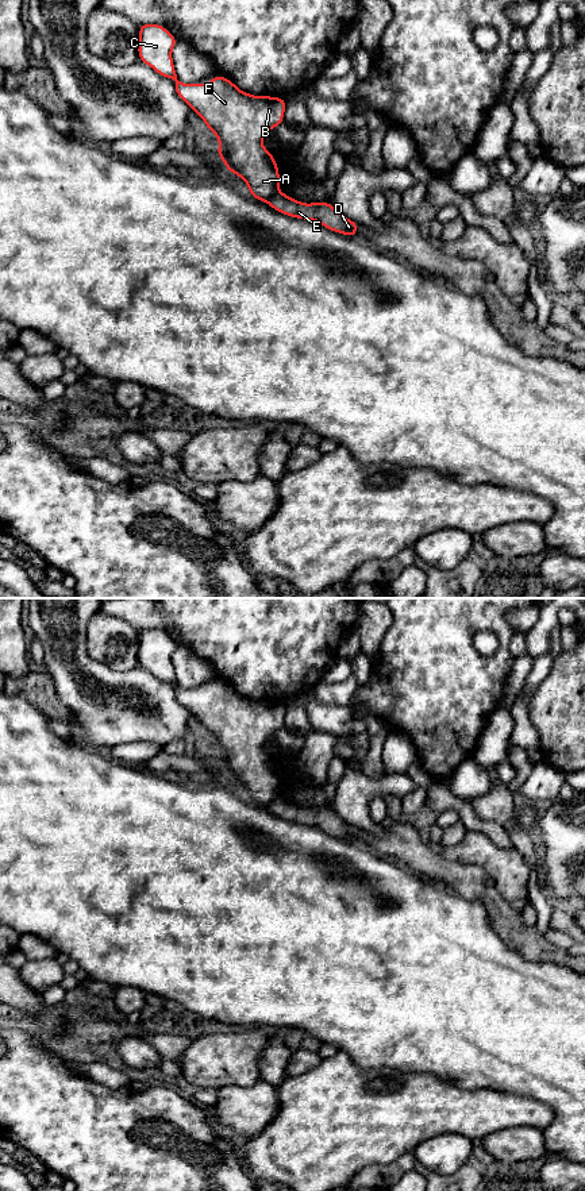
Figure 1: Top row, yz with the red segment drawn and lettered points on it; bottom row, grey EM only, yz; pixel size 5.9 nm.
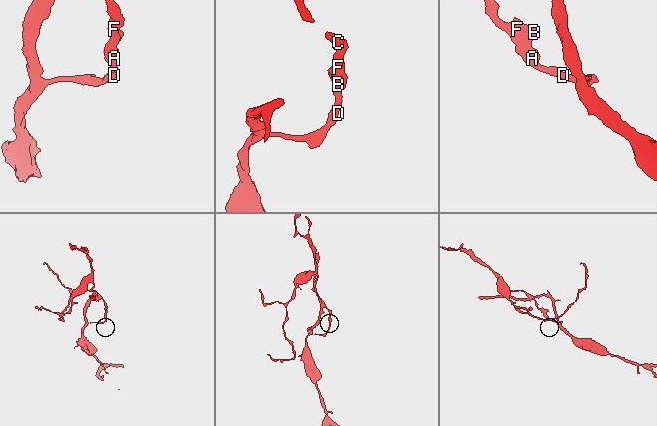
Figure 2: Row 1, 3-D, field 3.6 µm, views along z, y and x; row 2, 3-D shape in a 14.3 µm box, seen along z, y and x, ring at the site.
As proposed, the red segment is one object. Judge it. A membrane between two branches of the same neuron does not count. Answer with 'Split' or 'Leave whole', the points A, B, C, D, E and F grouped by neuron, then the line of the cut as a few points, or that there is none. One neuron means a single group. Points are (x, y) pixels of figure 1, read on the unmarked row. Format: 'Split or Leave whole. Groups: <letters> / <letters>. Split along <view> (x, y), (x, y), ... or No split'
Split. Groups: A B C F / D E. Split along yz (277, 796), (266, 806)

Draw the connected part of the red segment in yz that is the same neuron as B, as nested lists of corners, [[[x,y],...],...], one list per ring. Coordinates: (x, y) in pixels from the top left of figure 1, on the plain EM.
[[[147,628],[138,632],[139,664],[159,681],[176,686],[177,701],[189,709],[219,744],[216,759],[227,776],[247,789],[249,799],[268,808],[280,794],[280,776],[262,744],[284,728],[285,704],[242,697],[219,679],[208,689],[182,689],[177,685],[172,663],[176,641],[161,629]]]

